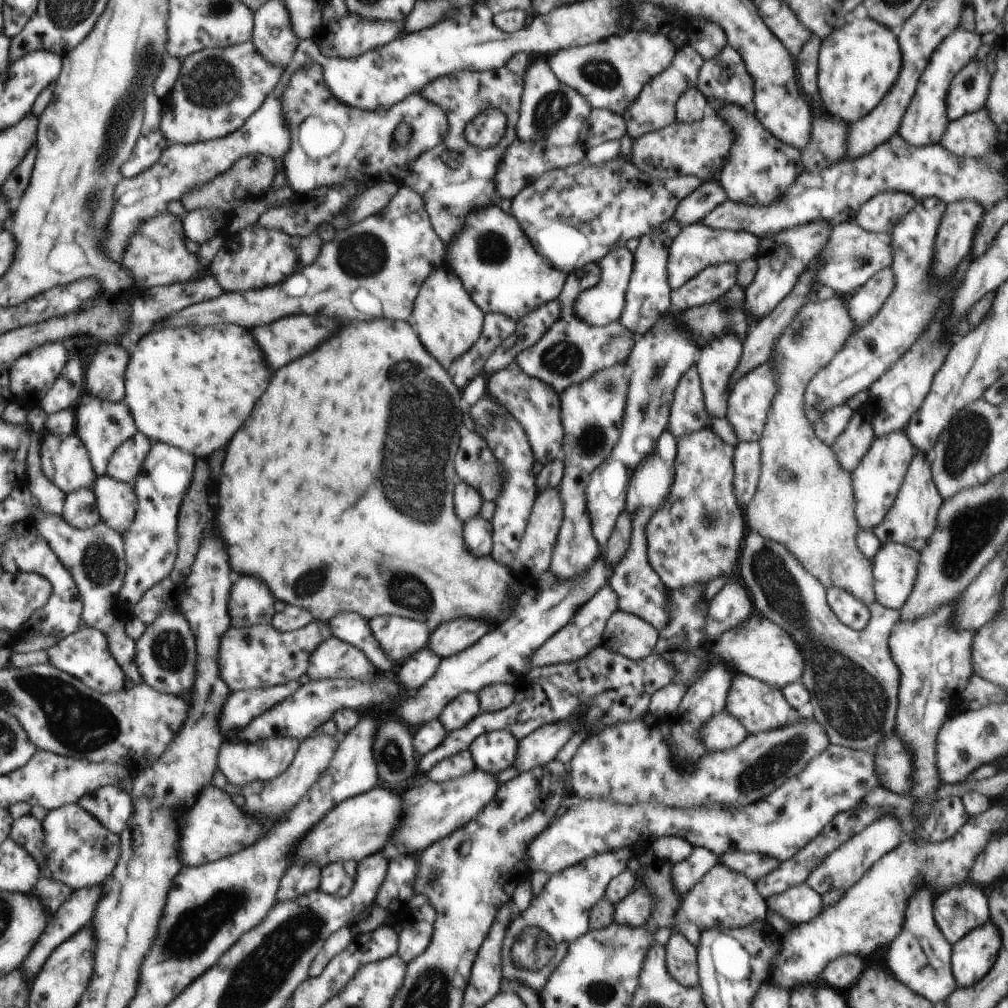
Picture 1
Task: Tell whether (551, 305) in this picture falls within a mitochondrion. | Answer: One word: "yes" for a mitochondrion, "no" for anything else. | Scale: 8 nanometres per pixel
no

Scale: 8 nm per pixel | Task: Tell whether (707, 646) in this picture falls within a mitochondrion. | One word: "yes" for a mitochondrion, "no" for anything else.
no

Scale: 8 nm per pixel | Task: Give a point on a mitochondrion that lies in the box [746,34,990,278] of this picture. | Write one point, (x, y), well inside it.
(971, 82)

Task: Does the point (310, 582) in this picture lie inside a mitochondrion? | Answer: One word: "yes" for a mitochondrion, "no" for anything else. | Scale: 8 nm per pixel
yes

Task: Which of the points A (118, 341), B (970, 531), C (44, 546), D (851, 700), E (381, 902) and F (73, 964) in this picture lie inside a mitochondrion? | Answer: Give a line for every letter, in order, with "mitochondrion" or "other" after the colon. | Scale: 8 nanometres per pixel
A: other
B: mitochondrion
C: other
D: mitochondrion
E: other
F: mitochondrion

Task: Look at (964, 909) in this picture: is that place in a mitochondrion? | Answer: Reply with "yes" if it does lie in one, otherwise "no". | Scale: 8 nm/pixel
yes

